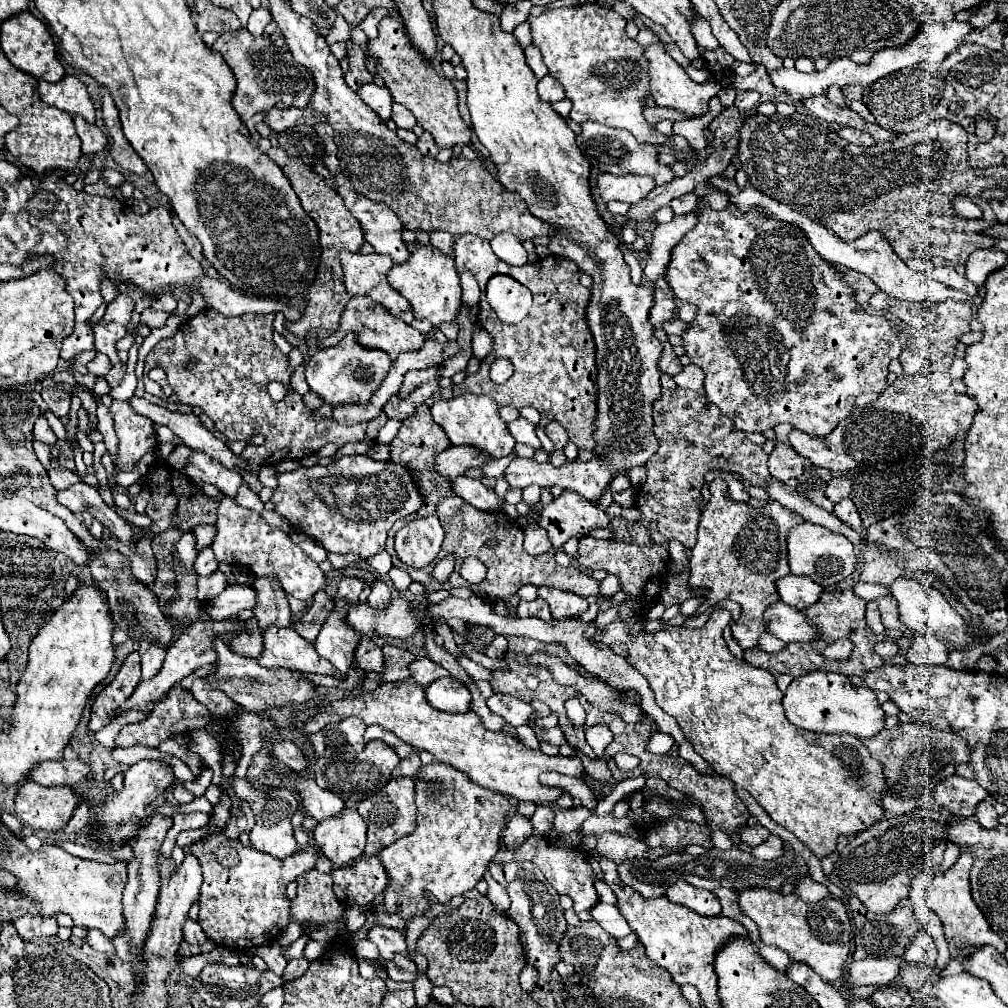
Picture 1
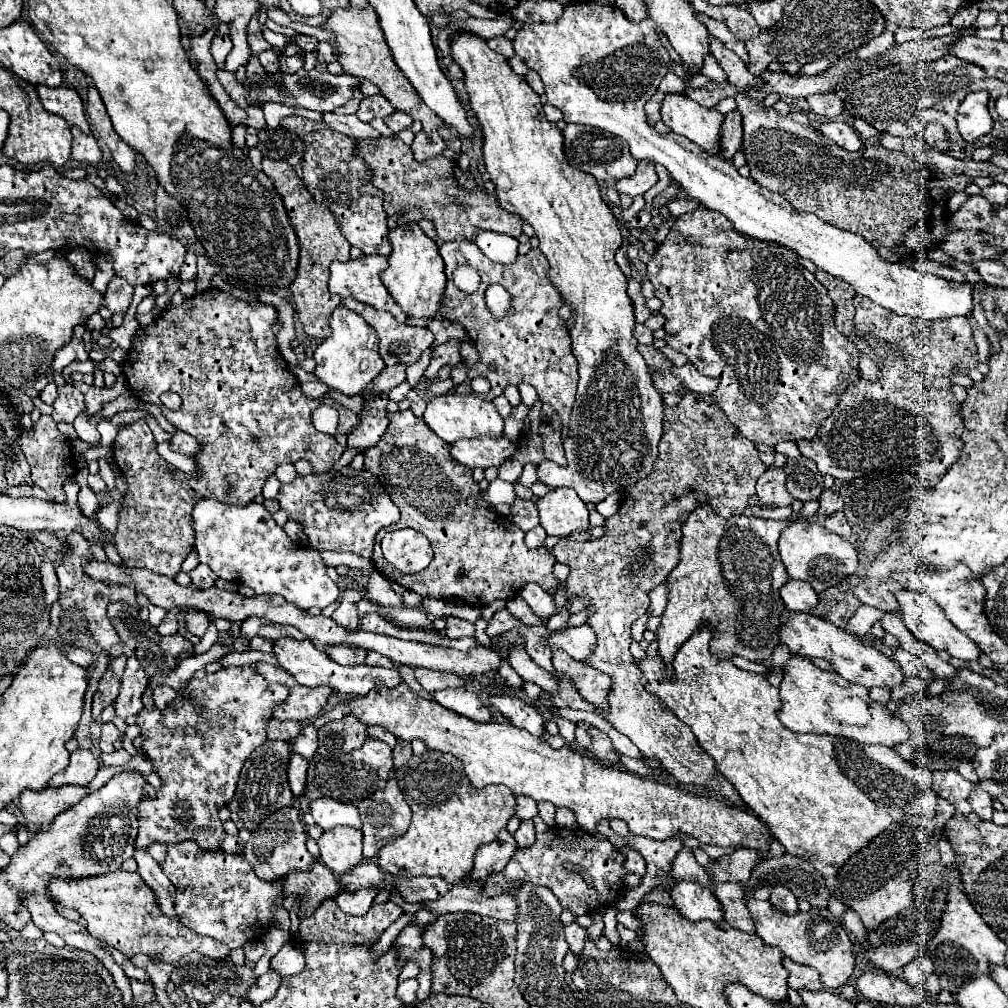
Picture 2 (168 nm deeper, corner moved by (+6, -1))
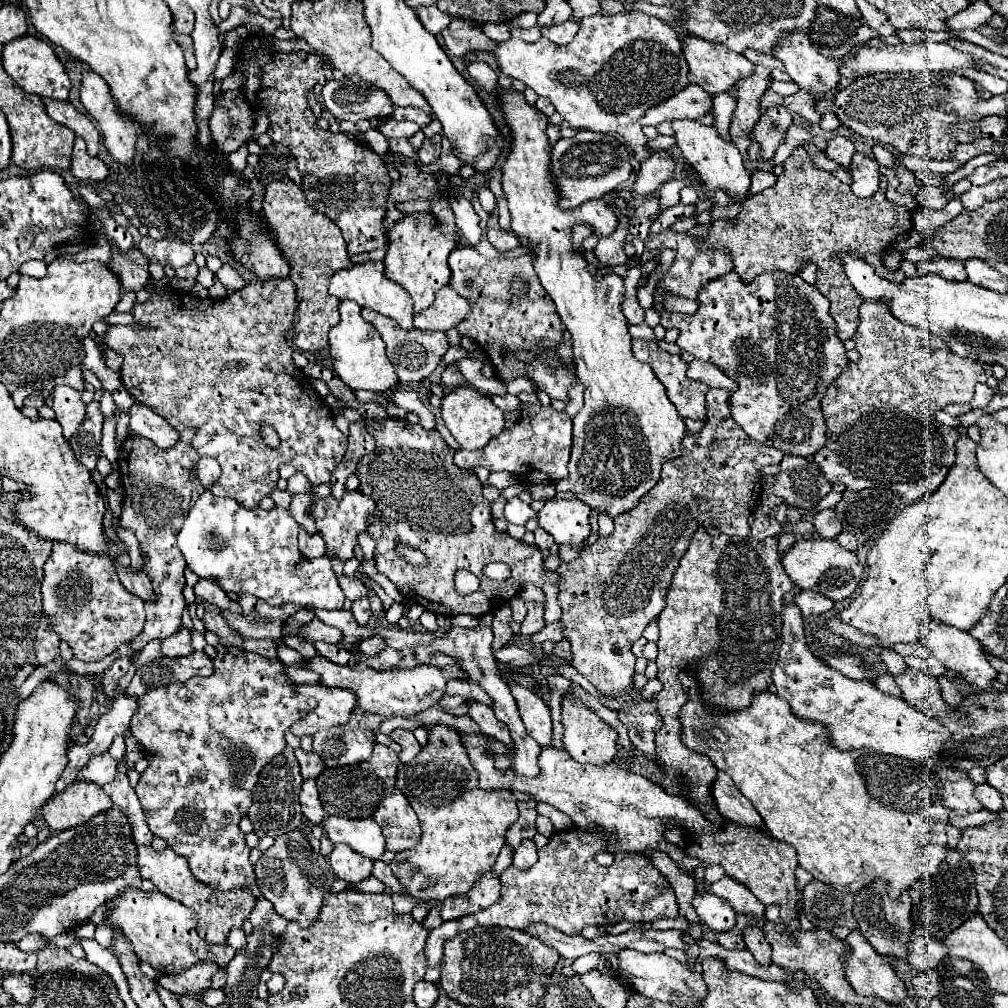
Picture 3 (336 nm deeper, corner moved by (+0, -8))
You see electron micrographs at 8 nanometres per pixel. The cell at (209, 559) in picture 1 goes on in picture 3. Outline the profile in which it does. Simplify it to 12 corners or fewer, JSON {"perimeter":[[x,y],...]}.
{"perimeter":[[199,579],[193,589],[195,595],[229,609],[241,611],[239,603],[231,603],[217,581]]}

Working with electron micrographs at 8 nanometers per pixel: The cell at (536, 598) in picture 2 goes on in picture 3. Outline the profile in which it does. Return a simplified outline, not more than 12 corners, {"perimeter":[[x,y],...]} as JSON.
{"perimeter":[[527,601],[521,637],[543,629],[543,603]]}

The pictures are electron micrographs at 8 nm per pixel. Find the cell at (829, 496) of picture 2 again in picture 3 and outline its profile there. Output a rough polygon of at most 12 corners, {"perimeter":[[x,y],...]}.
{"perimeter":[[833,509],[817,513],[813,525],[823,539],[835,539],[841,523]]}

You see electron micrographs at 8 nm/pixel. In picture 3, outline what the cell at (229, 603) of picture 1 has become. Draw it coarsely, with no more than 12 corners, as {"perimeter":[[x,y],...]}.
{"perimeter":[[191,629],[163,639],[163,655],[183,657],[193,651]]}

